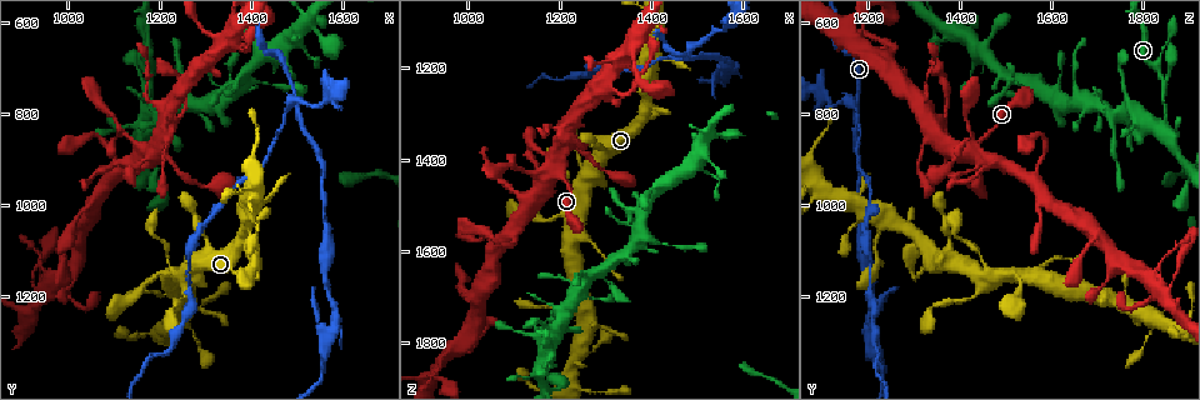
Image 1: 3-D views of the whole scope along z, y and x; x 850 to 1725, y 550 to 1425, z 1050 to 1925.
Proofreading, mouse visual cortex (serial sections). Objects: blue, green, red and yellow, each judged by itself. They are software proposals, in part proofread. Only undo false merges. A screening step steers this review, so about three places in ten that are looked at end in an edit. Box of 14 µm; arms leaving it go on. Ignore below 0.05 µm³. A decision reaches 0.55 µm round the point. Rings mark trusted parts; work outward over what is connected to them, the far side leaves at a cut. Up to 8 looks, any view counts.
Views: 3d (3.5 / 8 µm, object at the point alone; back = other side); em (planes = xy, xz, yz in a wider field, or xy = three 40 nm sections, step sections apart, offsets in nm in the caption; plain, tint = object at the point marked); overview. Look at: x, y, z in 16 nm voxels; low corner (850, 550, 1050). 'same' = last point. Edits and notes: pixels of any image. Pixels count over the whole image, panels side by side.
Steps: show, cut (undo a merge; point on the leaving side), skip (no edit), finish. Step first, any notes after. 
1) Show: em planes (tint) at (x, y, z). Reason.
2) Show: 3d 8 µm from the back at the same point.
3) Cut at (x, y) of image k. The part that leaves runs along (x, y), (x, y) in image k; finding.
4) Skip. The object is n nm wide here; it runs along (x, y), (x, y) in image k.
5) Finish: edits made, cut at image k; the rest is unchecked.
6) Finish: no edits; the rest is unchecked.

Show: 3d 8 µm at (1180, 725, 1850). Side arm on a straight run.

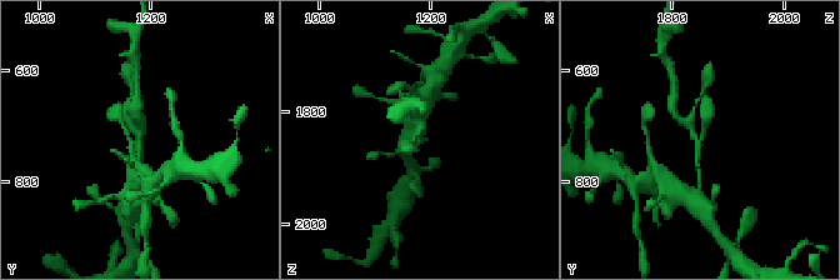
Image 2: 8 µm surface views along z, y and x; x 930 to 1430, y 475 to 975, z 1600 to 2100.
Show: em xy step 5 (tint) at (1185, 730, 1845). 3 arms meet here; the arms are 100, 250, 250 nm wide.

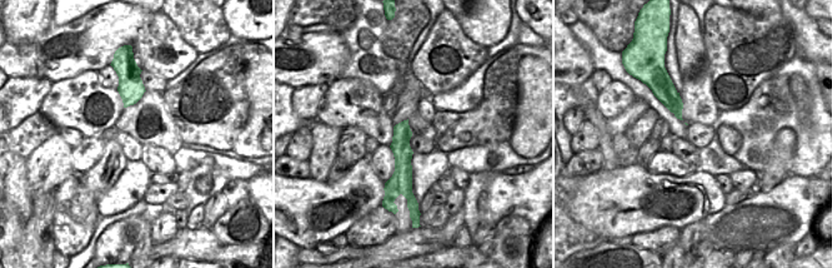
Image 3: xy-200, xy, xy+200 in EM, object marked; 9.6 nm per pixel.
Cut at (125, 120) of image 2. Two cells meet here.

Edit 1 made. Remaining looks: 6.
Show: 3d 3.5 µm at (1120, 840, 1430). Calibre changes.

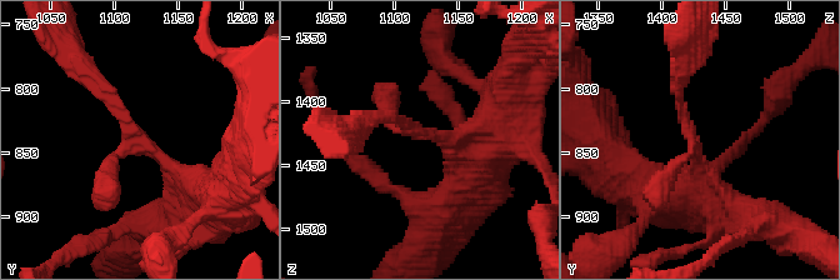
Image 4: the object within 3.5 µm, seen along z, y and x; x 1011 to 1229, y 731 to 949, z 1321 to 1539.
Show: em xy step 1 (tint) at (1120, 838, 1424). Now the EM.

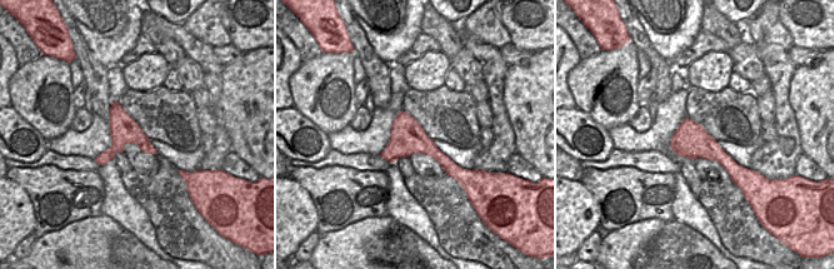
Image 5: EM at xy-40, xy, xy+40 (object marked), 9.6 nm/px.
Skip. It runs along (223, 200), (164, 161), (84, 70) in image 4; one cell here.

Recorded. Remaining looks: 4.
Show: 3d 3.5 µm at (1250, 775, 1370).

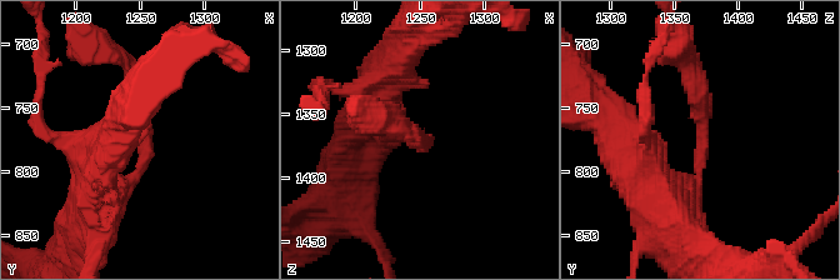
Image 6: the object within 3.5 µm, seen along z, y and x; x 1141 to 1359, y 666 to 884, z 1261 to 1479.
Show: em planes (tint) at (1254, 770, 1376). The arms are 250, 250 nm wide.

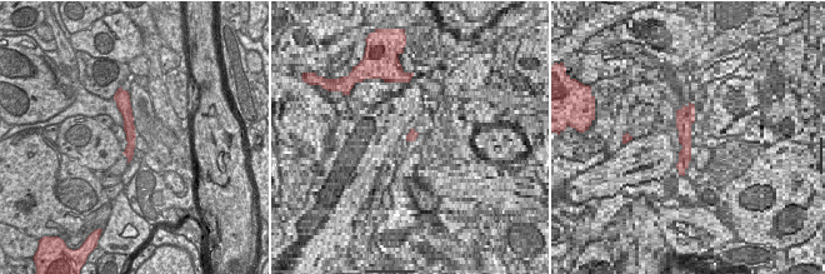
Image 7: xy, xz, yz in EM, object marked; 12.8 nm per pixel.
Skip. The object is 140 nm wide here; it runs along (126, 100), (130, 131), (129, 154) in image 7; one cell here.

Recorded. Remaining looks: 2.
Finish: edits made, cut at image 2; the rest is unchecked.

